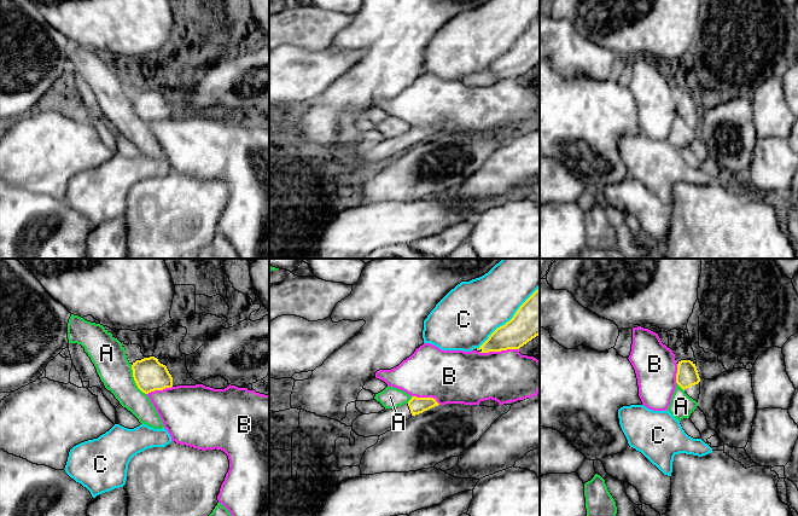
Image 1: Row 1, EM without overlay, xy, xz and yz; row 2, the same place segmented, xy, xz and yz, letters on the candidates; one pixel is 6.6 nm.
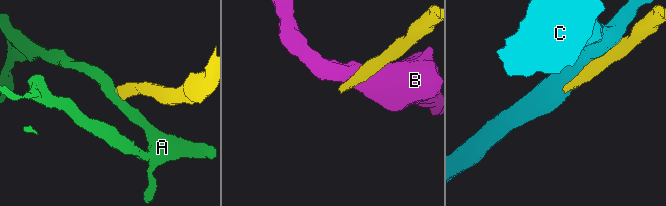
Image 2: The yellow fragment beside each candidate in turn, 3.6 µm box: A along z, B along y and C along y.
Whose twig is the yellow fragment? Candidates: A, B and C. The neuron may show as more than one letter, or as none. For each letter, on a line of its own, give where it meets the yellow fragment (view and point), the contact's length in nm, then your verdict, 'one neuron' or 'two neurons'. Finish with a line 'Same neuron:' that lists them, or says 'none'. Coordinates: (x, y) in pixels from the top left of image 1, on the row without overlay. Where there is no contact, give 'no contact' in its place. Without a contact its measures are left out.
A: xy (134, 109) | 220 nm | two neurons
B: xz (497, 80) | 280 nm | two neurons
C: xz (511, 48) | 600 nm | two neurons
Same neuron: none

